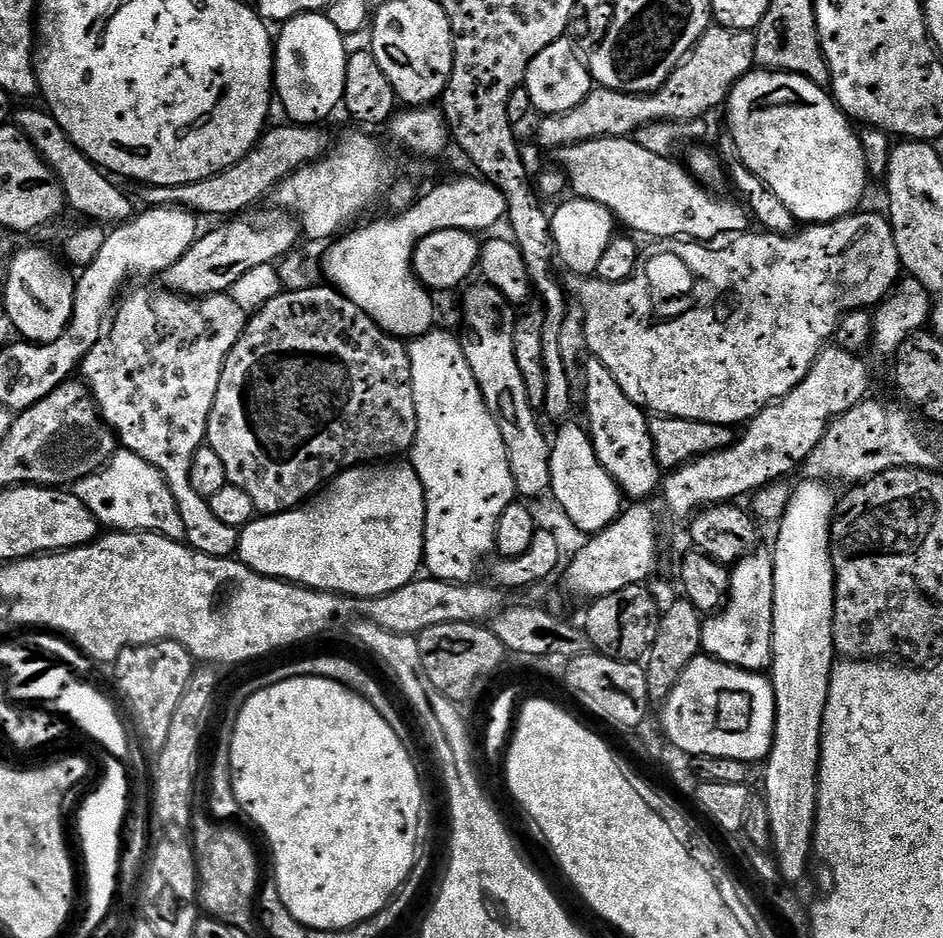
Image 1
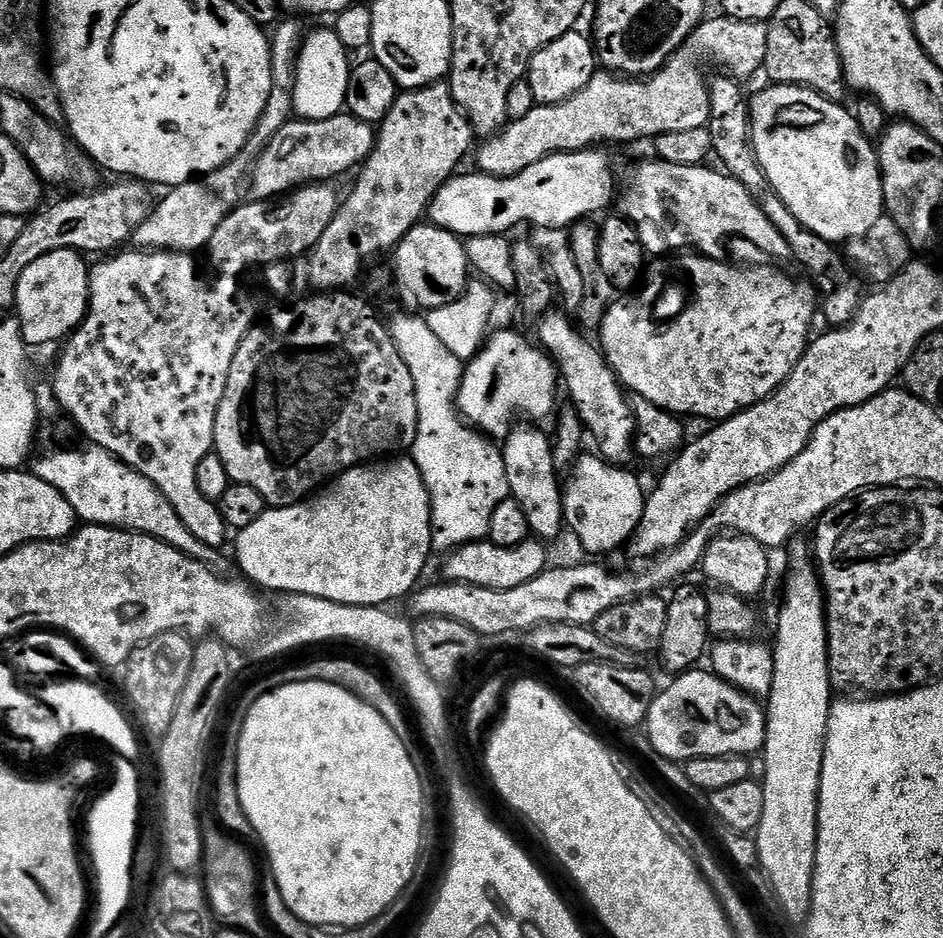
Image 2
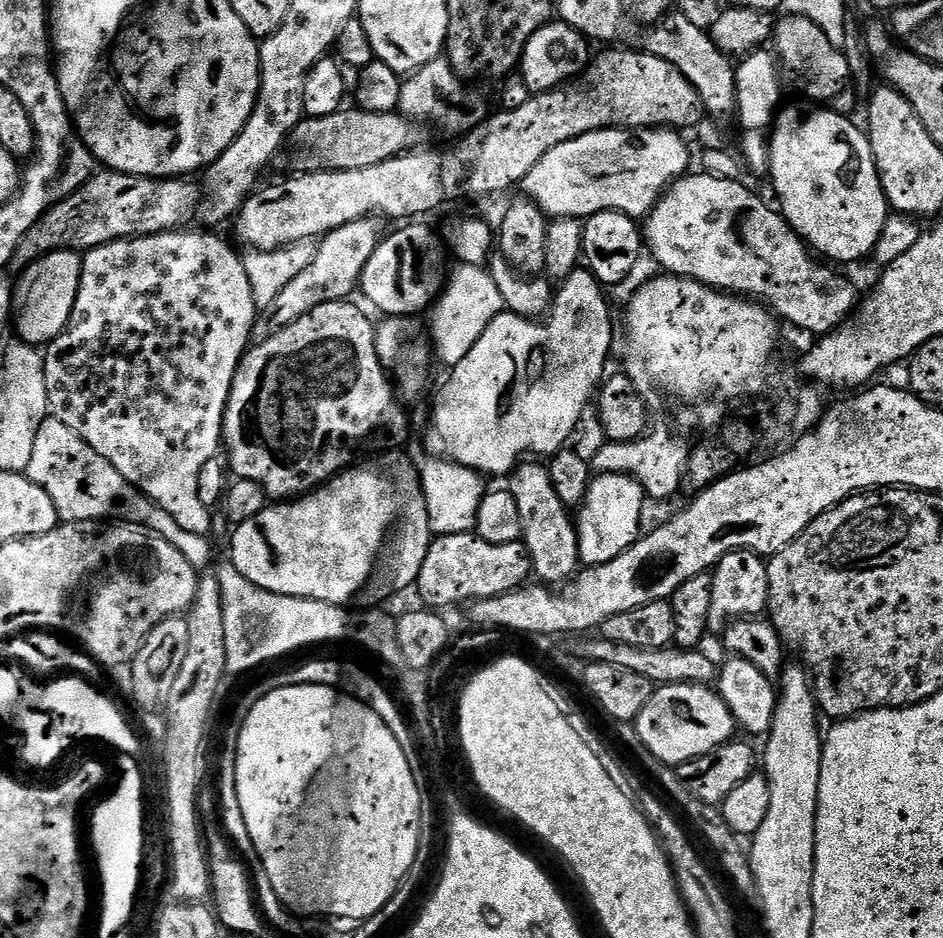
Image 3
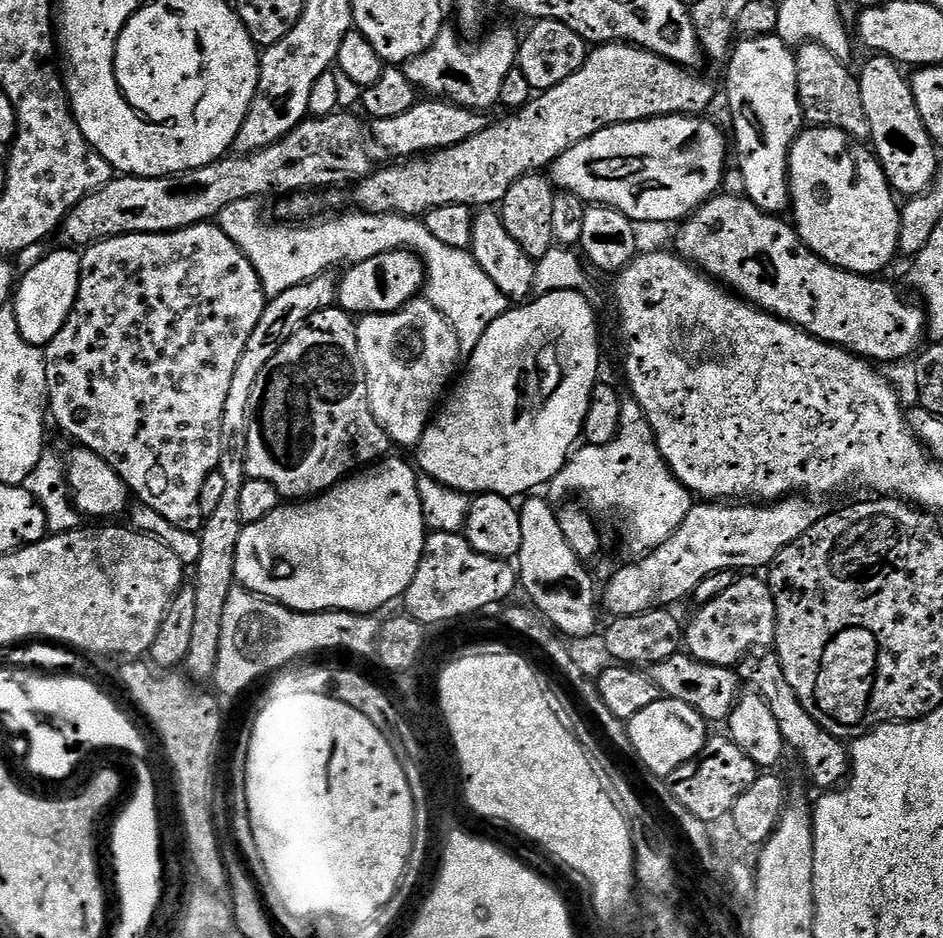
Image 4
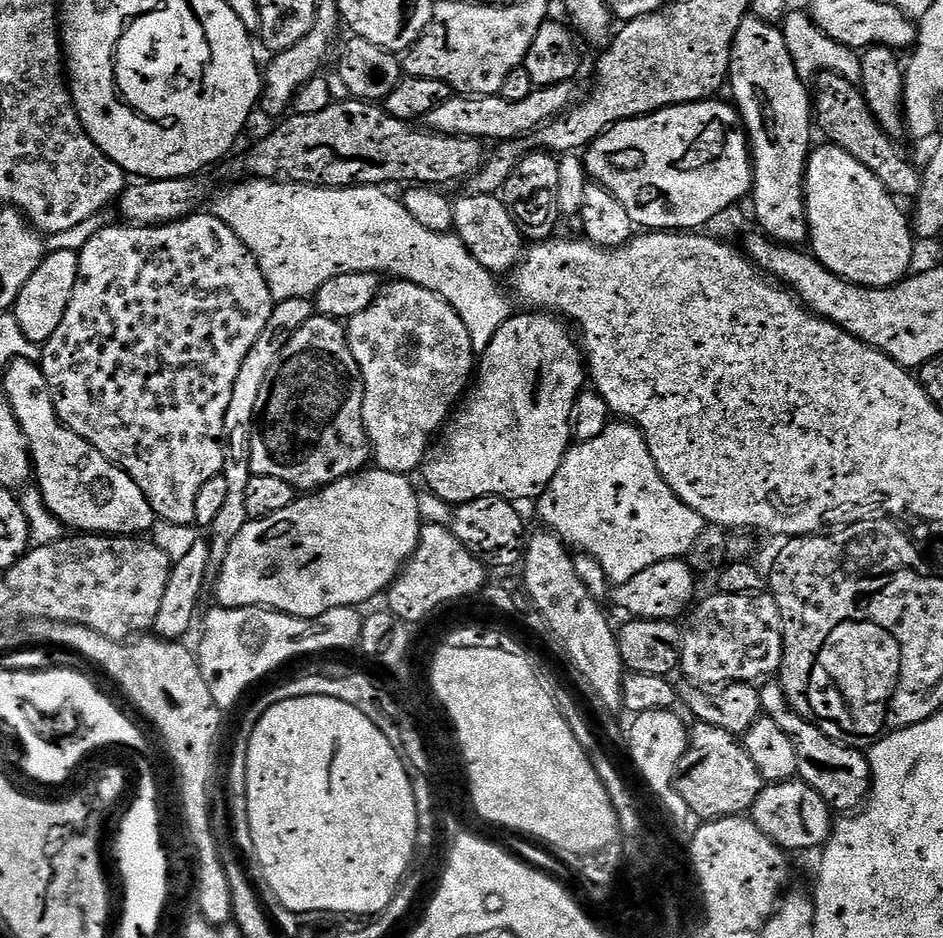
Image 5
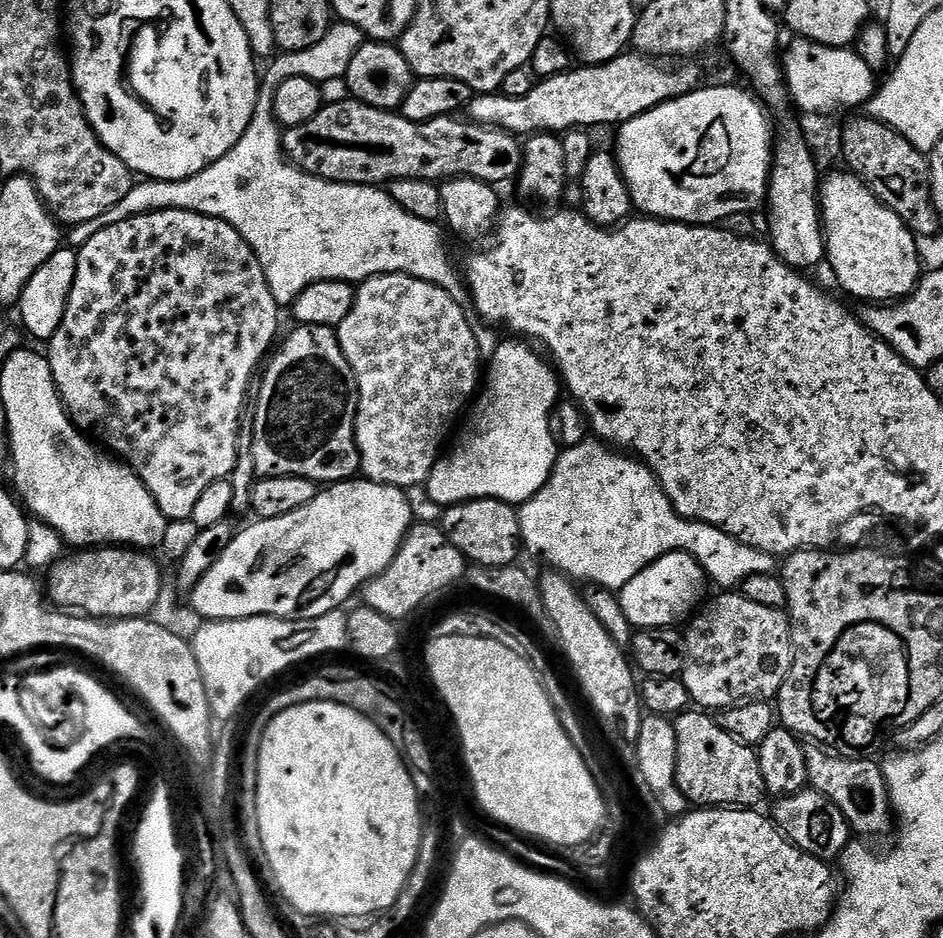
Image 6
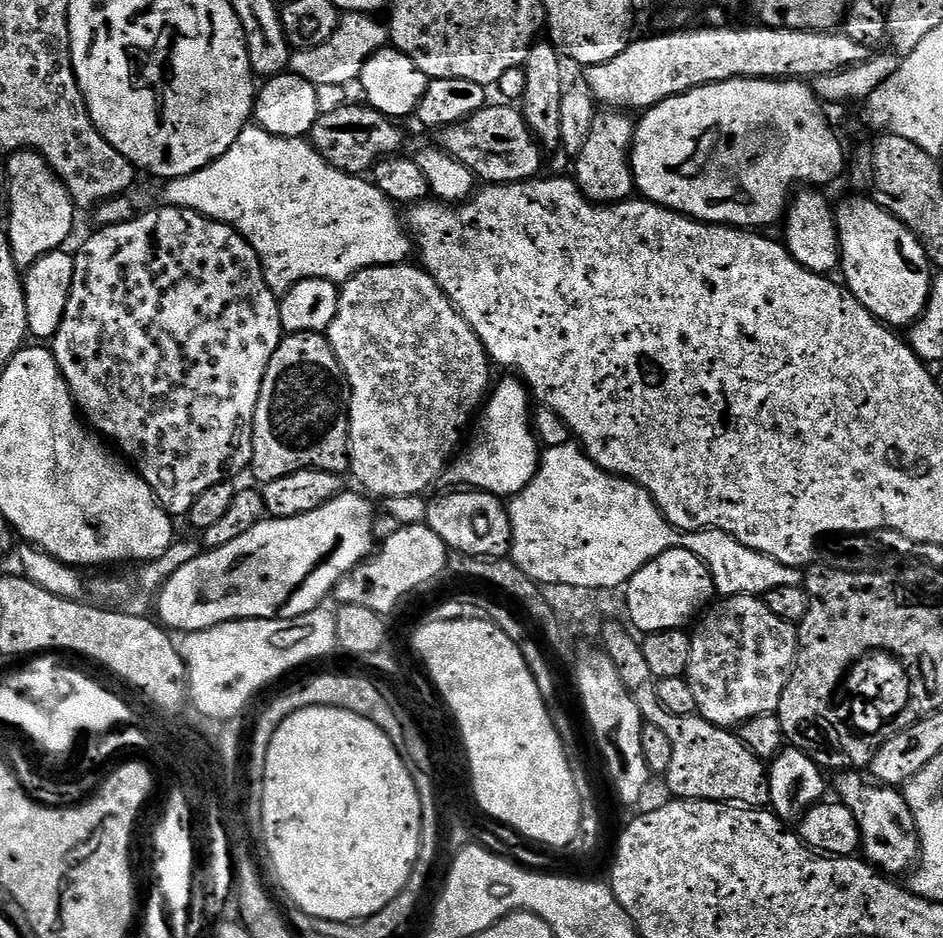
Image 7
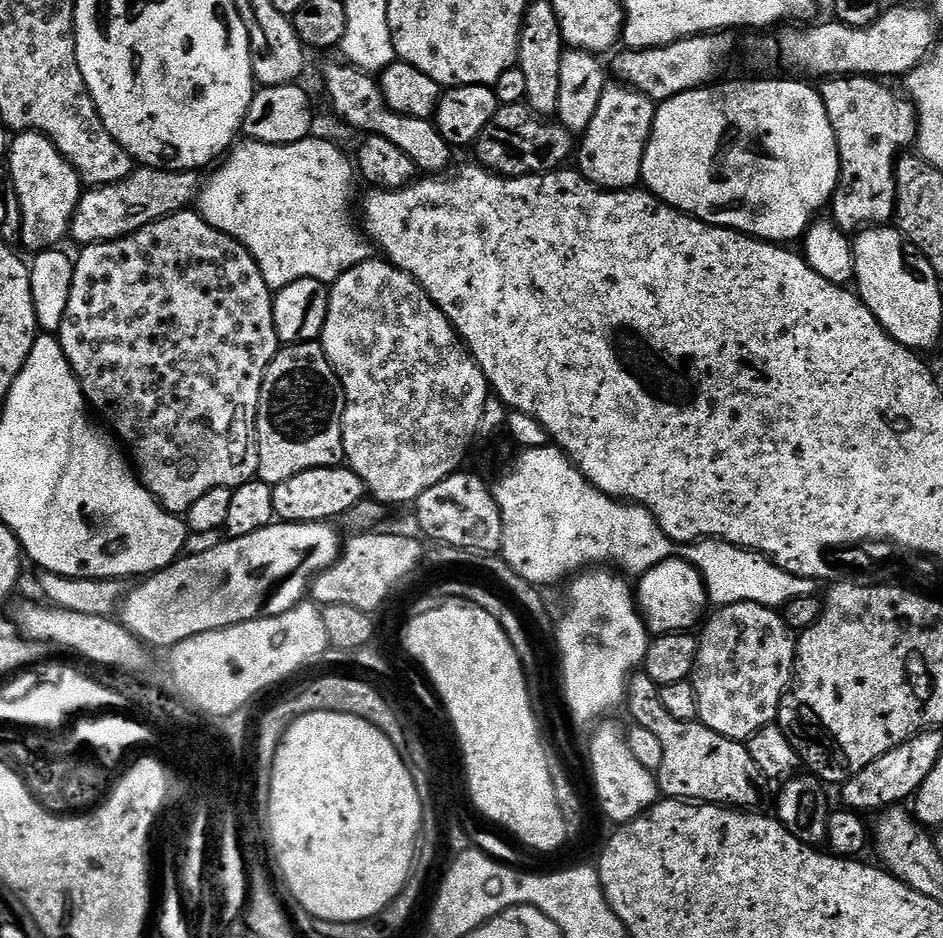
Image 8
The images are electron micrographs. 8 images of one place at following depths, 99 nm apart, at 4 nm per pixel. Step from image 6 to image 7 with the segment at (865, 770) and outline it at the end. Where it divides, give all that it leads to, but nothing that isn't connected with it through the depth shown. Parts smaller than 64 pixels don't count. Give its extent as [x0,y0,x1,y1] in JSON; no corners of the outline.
[837,770,920,874]

